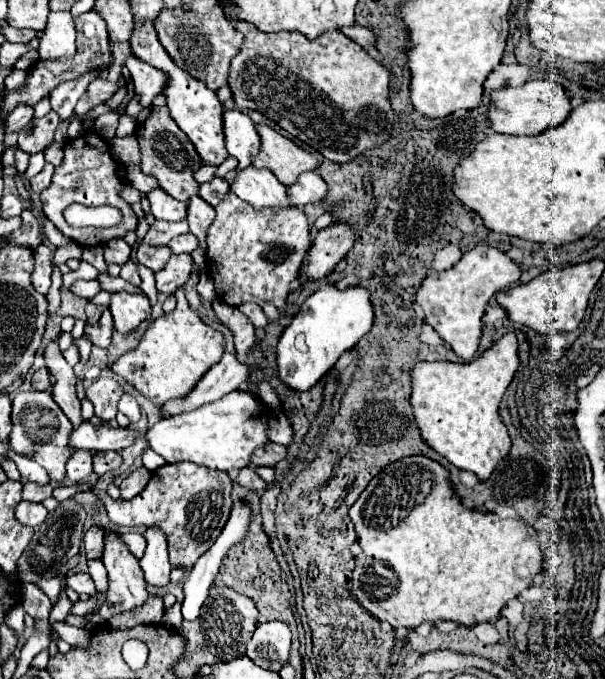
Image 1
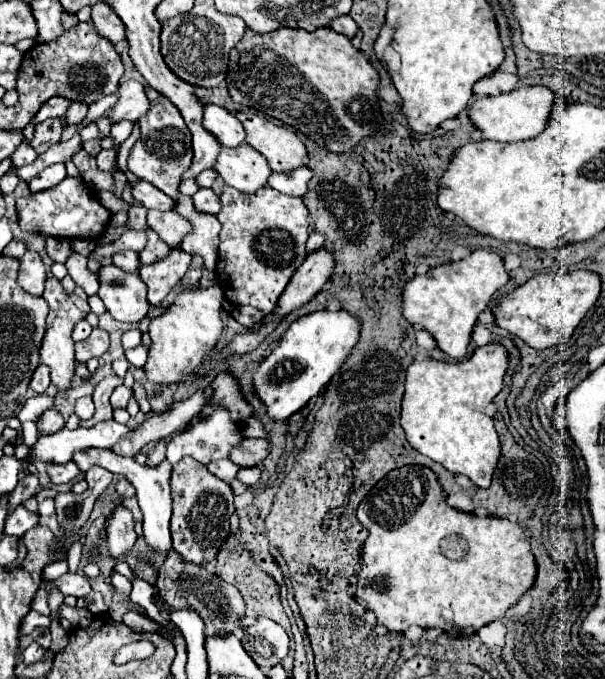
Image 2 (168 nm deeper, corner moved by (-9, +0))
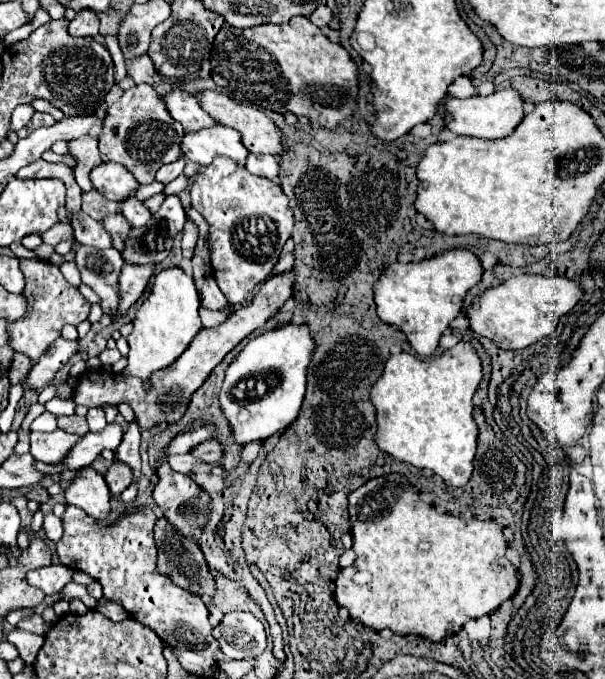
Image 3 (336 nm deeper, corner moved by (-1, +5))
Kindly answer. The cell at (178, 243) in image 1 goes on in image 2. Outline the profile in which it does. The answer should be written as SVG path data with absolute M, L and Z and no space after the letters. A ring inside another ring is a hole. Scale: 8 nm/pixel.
M149 209L147 211L147 225L173 249L181 247L183 239L193 233L193 225L191 221L187 221L185 217L181 217L179 213L175 211L155 211L155 209Z

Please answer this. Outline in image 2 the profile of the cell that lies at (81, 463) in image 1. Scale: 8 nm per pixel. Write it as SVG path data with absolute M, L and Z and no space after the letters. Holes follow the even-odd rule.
M73 461L63 463L63 465L57 465L57 463L49 465L49 475L51 475L51 481L53 481L55 485L71 483L79 473L81 473L81 469L79 469Z

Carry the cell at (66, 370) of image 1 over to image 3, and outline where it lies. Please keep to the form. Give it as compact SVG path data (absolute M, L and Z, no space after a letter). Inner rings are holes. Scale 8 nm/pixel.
M21 258L19 268L25 276L23 296L27 300L27 312L23 318L15 320L11 328L7 328L7 334L11 340L11 348L15 348L15 352L21 352L31 360L37 360L39 356L45 354L51 342L59 338L59 332L65 324L79 324L87 320L91 302L87 302L83 294L63 278L59 266L55 266L53 262Z

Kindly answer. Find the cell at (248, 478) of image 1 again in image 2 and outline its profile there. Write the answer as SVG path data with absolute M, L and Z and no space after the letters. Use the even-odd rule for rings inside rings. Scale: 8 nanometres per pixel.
M221 459L221 461L211 461L207 465L211 471L215 471L215 475L227 483L231 483L233 479L237 479L237 473L239 473L239 465L235 465L233 461L229 459Z

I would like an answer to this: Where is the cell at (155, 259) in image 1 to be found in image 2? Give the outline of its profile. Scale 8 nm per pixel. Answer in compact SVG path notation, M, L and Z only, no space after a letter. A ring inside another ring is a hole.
M149 231L147 233L147 247L139 253L139 259L143 265L151 265L151 263L167 257L167 251L171 251L171 247L157 233Z

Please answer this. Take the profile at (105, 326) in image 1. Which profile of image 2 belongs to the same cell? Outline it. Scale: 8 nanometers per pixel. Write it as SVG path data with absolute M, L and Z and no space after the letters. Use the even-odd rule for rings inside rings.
M95 327L85 341L75 343L75 359L89 361L91 357L101 357L109 349L109 333L101 327Z

